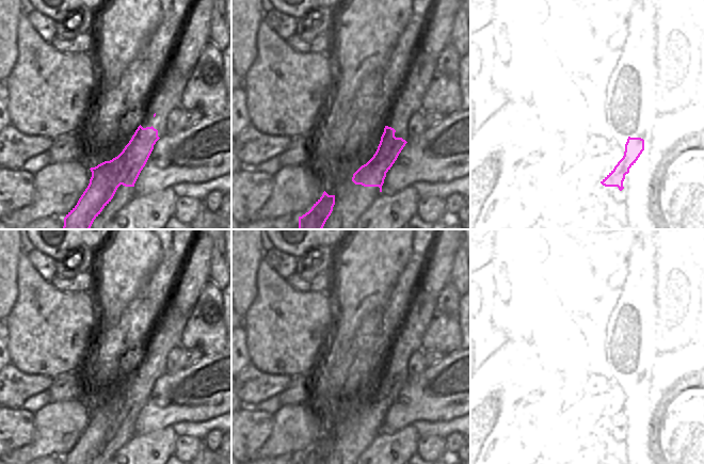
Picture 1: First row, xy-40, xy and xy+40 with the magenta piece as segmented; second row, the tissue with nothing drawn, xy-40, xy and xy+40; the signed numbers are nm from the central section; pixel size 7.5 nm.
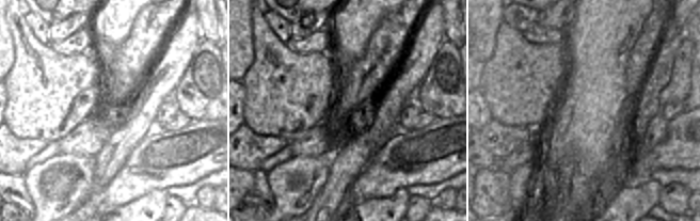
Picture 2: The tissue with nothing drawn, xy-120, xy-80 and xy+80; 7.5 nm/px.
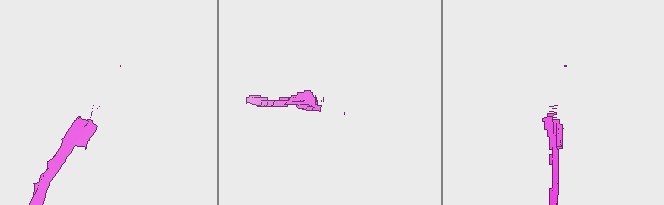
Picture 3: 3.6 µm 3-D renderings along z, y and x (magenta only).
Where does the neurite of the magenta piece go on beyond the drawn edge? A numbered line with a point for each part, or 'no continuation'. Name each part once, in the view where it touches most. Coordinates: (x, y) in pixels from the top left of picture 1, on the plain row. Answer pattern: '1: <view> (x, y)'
1: xy-40 (148, 356)

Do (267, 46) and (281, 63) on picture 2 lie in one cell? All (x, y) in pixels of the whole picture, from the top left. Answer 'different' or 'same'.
same

